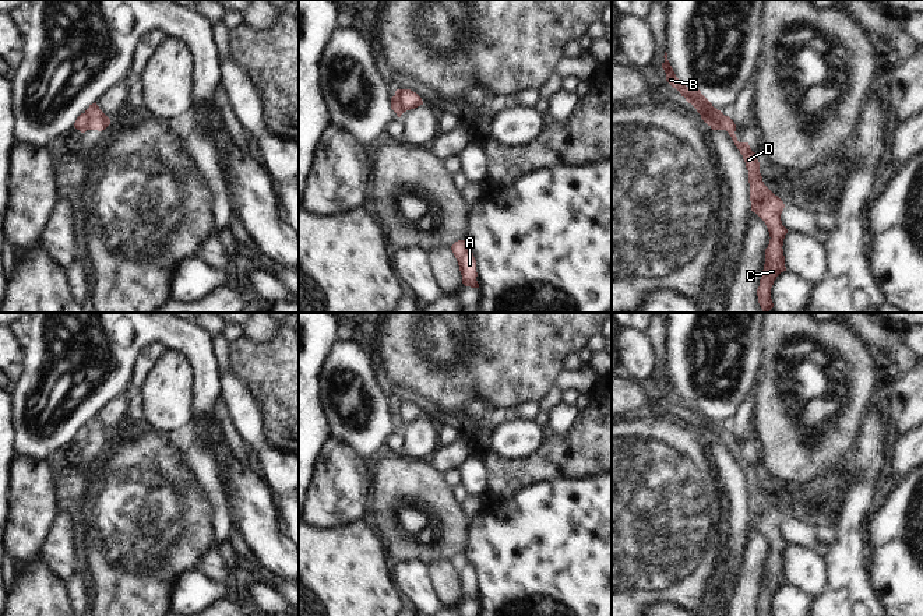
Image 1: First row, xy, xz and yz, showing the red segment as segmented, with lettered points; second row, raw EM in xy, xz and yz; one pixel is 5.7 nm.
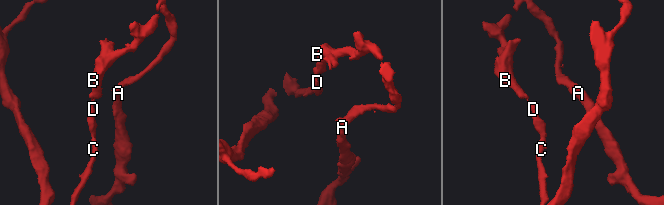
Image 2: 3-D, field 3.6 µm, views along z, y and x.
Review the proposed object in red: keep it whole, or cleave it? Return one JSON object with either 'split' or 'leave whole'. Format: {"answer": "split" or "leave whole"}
{"answer": "split"}

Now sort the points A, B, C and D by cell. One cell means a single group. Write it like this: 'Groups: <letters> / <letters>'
Groups: A B / C D

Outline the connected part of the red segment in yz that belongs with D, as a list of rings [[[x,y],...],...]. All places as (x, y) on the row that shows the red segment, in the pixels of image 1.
[[[721,115],[715,122],[711,123],[711,129],[726,130],[743,155],[746,168],[748,170],[751,211],[765,222],[769,232],[771,239],[768,247],[765,249],[765,264],[762,277],[760,279],[760,286],[757,289],[758,303],[762,311],[769,313],[769,310],[774,307],[771,288],[776,277],[786,271],[782,246],[788,229],[781,221],[781,214],[785,208],[785,204],[764,184],[757,154],[751,151],[748,142],[737,141],[734,134],[734,122],[729,116]]]

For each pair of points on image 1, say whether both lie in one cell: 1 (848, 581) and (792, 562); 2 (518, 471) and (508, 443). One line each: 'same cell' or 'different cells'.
1: different cells
2: different cells

